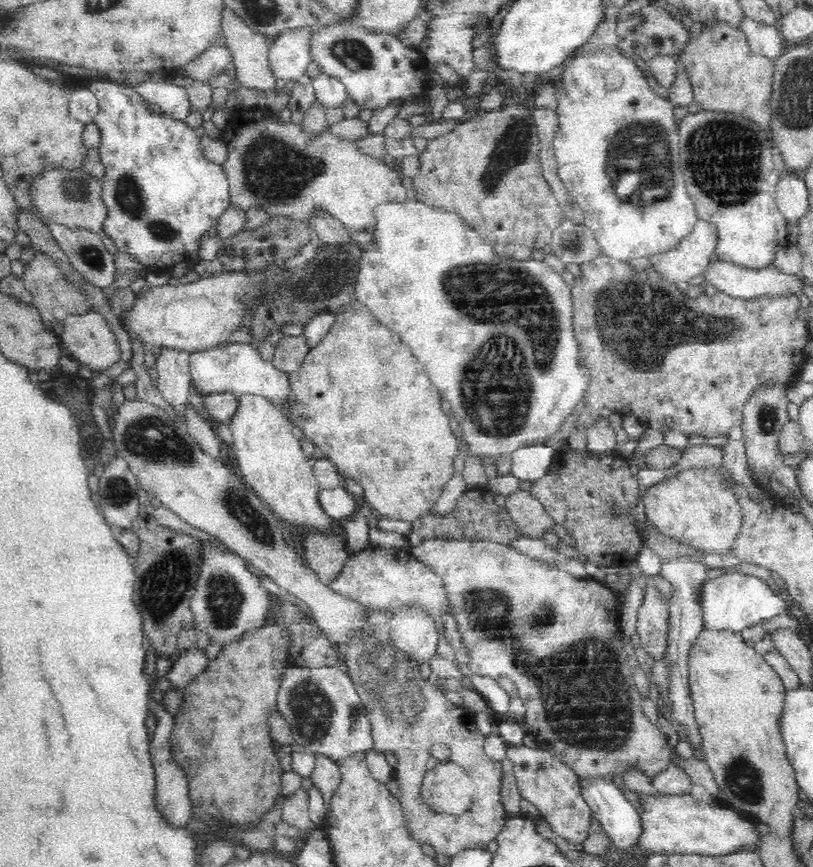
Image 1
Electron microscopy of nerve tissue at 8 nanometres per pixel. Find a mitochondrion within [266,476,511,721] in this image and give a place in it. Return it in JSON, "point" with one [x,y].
{"point":[485,606]}

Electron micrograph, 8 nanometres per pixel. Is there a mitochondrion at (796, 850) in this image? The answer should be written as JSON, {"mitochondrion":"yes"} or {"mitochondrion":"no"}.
{"mitochondrion":"no"}

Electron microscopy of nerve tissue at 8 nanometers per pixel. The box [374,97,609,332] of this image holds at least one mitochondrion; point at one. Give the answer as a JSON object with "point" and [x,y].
{"point":[513,147]}

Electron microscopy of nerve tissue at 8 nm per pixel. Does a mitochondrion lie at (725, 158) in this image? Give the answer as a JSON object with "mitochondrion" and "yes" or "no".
{"mitochondrion":"yes"}

